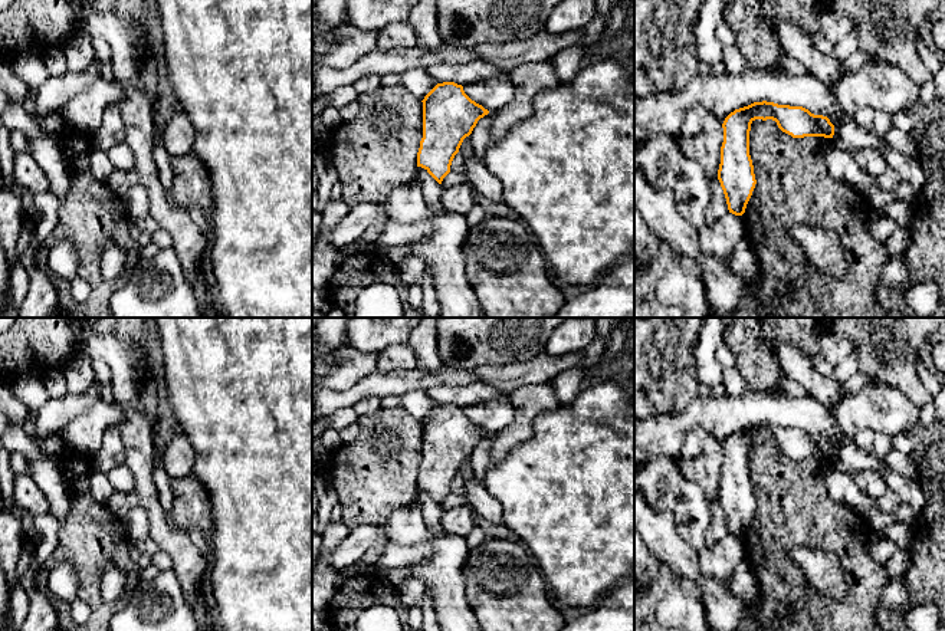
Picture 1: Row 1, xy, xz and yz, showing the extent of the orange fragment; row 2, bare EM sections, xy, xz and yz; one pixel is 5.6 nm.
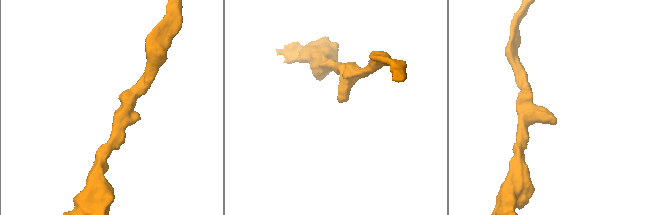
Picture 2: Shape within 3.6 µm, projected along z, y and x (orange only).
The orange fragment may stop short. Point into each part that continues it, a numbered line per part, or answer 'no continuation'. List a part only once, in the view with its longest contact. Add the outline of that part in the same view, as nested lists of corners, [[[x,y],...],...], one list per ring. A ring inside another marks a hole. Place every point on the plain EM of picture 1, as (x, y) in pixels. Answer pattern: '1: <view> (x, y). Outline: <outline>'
no continuation

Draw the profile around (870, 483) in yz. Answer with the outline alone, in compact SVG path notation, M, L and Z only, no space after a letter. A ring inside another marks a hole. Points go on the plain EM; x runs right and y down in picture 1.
M859 471L853 476L853 480L864 496L875 500L885 496L889 490L885 477L877 471Z

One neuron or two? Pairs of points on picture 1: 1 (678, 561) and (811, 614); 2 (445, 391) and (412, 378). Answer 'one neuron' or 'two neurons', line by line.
1: two neurons
2: two neurons

